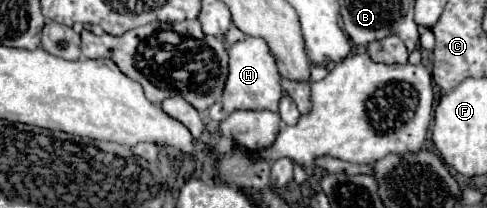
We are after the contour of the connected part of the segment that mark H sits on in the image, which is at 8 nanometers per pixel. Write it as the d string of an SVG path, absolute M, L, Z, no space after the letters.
M248 36L242 42L236 42L228 50L230 64L228 64L228 80L222 94L224 112L232 114L234 110L270 110L278 112L278 102L284 94L280 84L280 72L270 54L270 48L262 38Z

